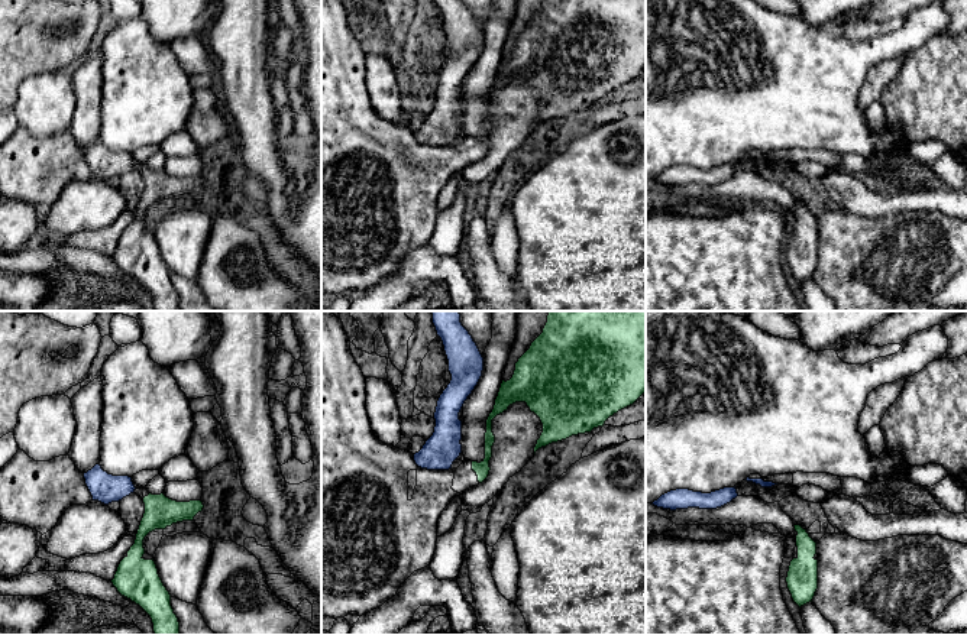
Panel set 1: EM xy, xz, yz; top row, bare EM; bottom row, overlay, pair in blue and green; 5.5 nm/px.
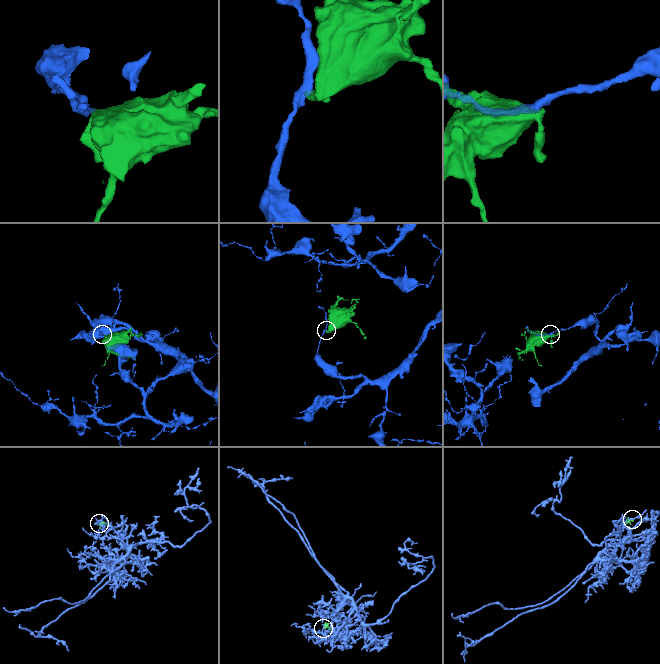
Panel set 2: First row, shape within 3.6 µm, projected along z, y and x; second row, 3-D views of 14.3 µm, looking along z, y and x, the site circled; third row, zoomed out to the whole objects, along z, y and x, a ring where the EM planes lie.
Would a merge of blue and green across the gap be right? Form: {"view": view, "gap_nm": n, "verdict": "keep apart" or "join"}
{"view": "xy", "gap_nm": 70, "verdict": "keep apart"}

